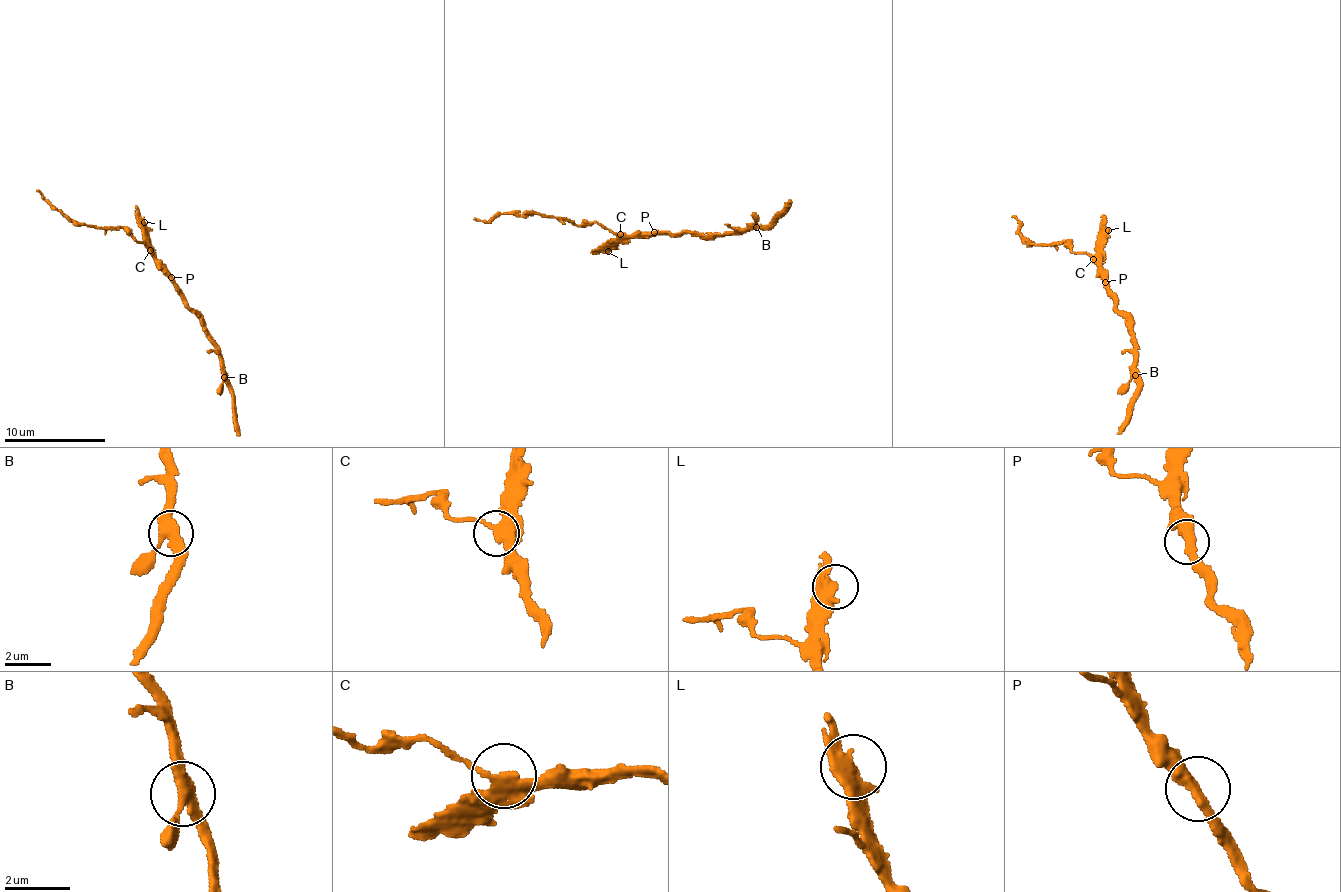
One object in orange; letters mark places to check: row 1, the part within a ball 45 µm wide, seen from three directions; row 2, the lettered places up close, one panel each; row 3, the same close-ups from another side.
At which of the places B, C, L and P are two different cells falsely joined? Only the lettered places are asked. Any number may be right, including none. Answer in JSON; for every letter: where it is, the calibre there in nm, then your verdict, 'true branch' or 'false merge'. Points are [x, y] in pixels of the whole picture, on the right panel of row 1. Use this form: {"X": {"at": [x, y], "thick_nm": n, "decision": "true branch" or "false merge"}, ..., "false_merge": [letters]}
{"B": {"at": [1135, 375], "thick_nm": 360, "decision": "true branch"}, "C": {"at": [1093, 259], "thick_nm": 280, "decision": "false merge"}, "L": {"at": [1108, 230], "thick_nm": 400, "decision": "true branch"}, "P": {"at": [1105, 282], "thick_nm": 360, "decision": "true branch"}, "false_merge": ["C"]}

